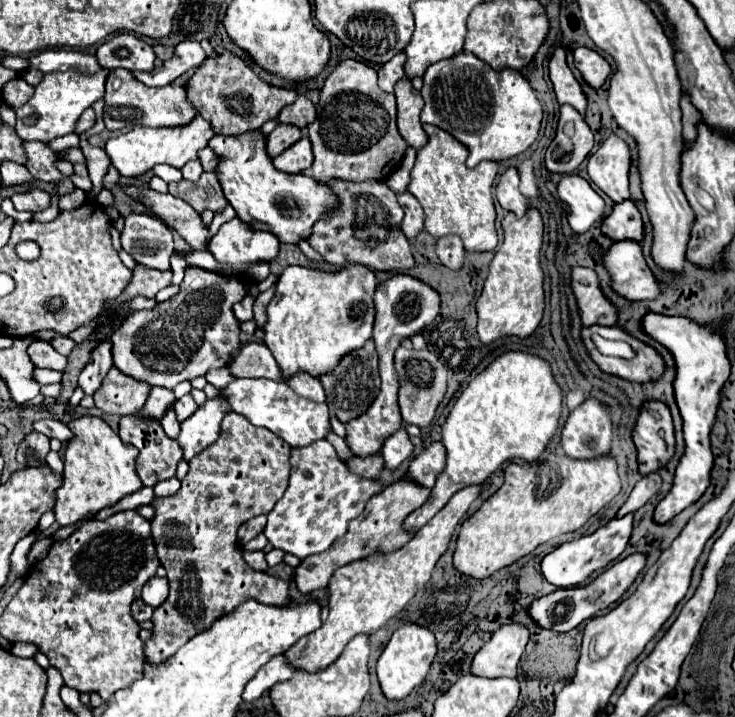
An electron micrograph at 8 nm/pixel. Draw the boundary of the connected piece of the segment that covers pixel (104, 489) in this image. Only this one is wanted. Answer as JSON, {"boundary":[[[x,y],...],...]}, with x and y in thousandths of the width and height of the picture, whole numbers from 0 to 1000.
{"boundary":[[[109,580],[93,589],[98,611],[87,630],[84,681],[76,686],[76,725],[82,734],[106,728],[109,722],[128,720],[133,711],[158,703],[166,692],[188,683],[193,672],[182,658],[188,628],[180,619],[169,619],[166,611],[133,580]]]}

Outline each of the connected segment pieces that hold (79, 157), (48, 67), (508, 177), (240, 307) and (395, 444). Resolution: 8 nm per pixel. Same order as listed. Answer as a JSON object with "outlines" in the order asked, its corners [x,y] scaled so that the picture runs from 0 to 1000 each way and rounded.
{"outlines":[[[[94,206],[90,212],[79,212],[76,220],[79,220],[79,223],[93,223],[93,226],[98,226],[98,229],[112,227],[117,230],[117,222],[107,206]]],[[[60,70],[38,81],[38,95],[49,95],[57,100],[71,100],[71,98],[90,98],[90,95],[103,95],[103,98],[131,98],[136,89],[131,86],[128,78],[103,73],[103,70]]],[[[694,232],[683,245],[675,259],[675,273],[678,282],[683,285],[686,293],[699,296],[702,301],[713,301],[718,293],[718,276],[707,268],[707,245],[699,232]]],[[[335,413],[332,418],[327,418],[321,427],[318,427],[318,438],[327,449],[337,449],[343,446],[343,413]]],[[[544,597],[539,605],[533,605],[525,614],[525,619],[517,628],[517,633],[522,639],[522,653],[539,656],[561,633],[561,628],[563,628],[563,622],[561,622],[552,600]]]]}

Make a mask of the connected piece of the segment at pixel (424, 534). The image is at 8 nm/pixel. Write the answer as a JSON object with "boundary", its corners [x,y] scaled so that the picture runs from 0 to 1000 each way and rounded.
{"boundary":[[[634,678],[626,686],[620,686],[612,700],[580,731],[574,734],[566,748],[547,762],[539,770],[509,770],[493,781],[482,781],[465,792],[460,792],[449,806],[449,856],[446,865],[422,887],[414,887],[389,909],[392,921],[416,937],[430,937],[460,921],[460,915],[468,909],[471,898],[484,884],[509,884],[514,876],[520,876],[533,859],[539,859],[561,834],[563,828],[577,820],[585,812],[588,795],[596,784],[596,778],[610,767],[610,759],[615,753],[615,742],[626,731],[629,720],[637,714],[639,703],[653,692],[656,678]]]}

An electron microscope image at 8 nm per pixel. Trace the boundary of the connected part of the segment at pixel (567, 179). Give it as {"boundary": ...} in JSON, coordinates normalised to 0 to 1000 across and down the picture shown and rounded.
{"boundary":[[[770,243],[759,257],[762,279],[773,293],[773,312],[781,324],[800,324],[822,301],[822,276],[786,243]]]}

